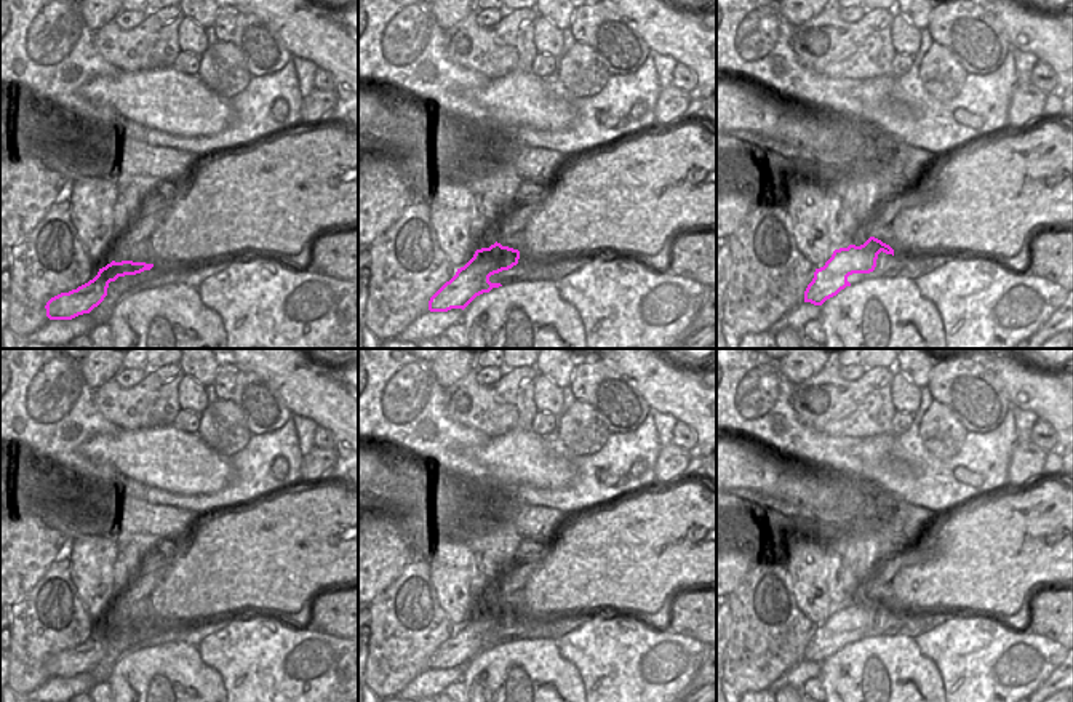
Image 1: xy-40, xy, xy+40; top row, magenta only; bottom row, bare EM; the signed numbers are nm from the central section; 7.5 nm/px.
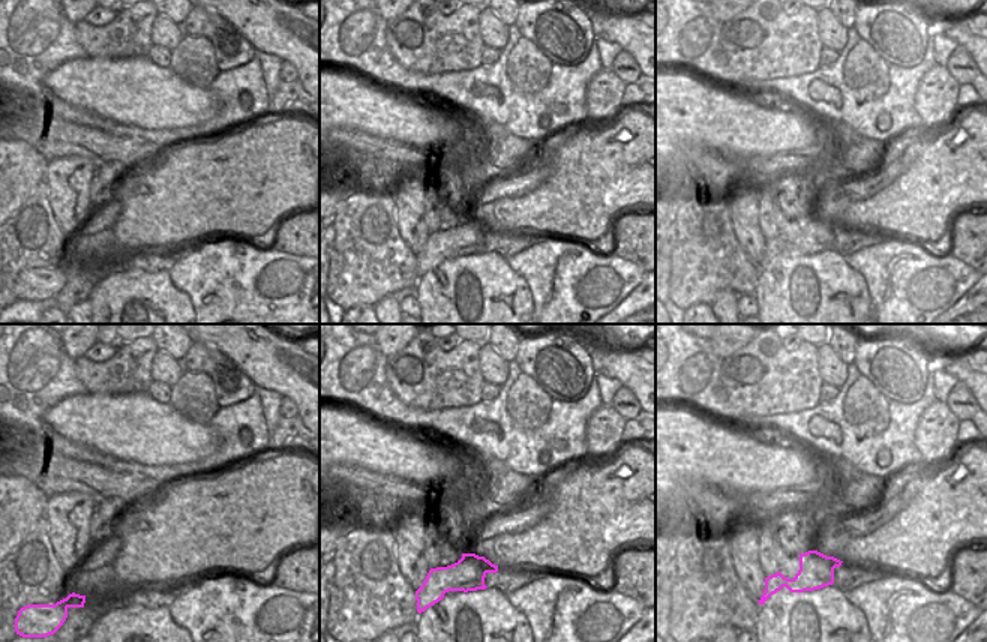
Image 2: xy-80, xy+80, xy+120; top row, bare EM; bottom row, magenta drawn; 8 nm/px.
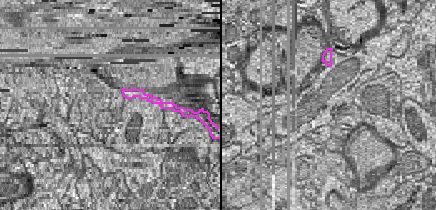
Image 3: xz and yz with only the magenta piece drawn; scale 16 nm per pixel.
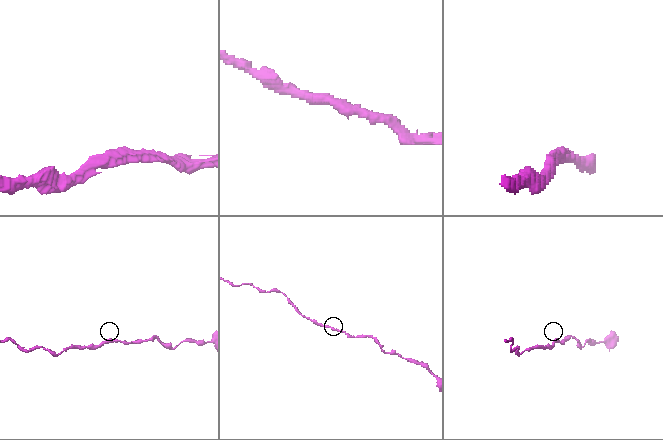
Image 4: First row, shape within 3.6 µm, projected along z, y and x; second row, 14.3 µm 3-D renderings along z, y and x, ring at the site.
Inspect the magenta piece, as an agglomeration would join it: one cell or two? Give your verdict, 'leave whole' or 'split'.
leave whole

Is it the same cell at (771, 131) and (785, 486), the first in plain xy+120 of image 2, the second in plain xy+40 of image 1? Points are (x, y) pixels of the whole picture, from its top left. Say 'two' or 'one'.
one

